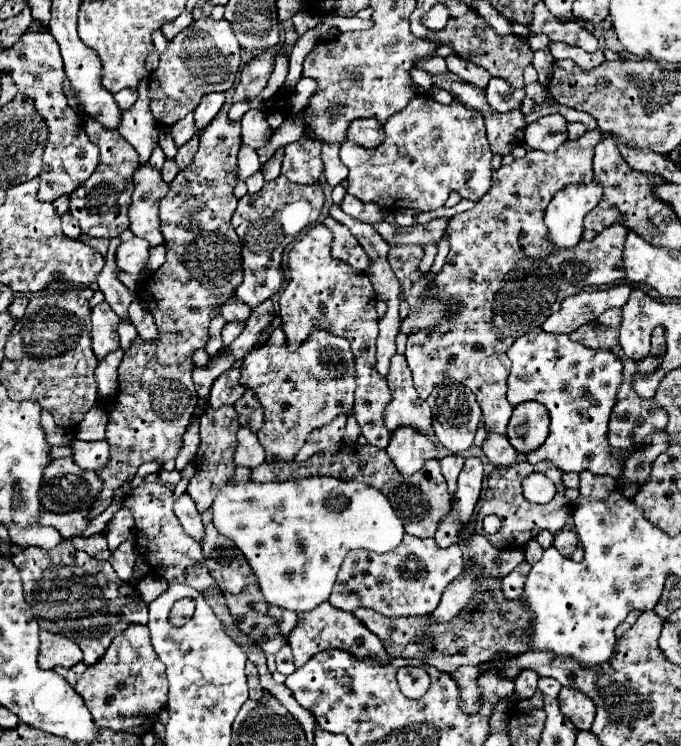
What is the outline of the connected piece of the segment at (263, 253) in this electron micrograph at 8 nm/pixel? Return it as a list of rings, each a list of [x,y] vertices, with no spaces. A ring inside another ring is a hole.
[[[279,176],[273,182],[265,182],[265,186],[255,194],[245,194],[239,200],[237,212],[233,214],[233,228],[243,242],[243,282],[235,290],[235,298],[255,310],[261,302],[269,300],[275,292],[281,290],[283,274],[281,274],[281,256],[287,244],[299,238],[299,234],[311,226],[323,208],[325,196],[321,184],[301,186],[289,182],[285,176]]]

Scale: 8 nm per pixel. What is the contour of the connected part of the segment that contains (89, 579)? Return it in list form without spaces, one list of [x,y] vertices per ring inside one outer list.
[[[63,540],[63,544],[53,550],[37,546],[25,548],[13,556],[13,564],[21,572],[25,600],[33,608],[39,628],[73,640],[83,650],[83,662],[87,666],[95,664],[111,640],[129,624],[147,624],[147,604],[137,586],[119,580],[107,560],[97,560],[75,550],[69,540]]]

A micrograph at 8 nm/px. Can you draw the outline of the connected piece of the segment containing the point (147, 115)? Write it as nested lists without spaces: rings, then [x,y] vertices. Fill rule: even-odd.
[[[141,80],[139,98],[133,108],[122,111],[121,124],[117,132],[139,152],[141,164],[149,162],[151,150],[157,146],[159,128],[153,124],[153,114],[149,112],[149,80]]]

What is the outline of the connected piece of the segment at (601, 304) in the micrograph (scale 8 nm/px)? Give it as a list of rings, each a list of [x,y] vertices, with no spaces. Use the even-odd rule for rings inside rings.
[[[613,286],[607,290],[593,290],[593,292],[579,292],[563,300],[561,310],[549,316],[541,328],[545,332],[565,332],[571,334],[577,326],[593,322],[611,306],[623,306],[629,298],[631,286]]]

